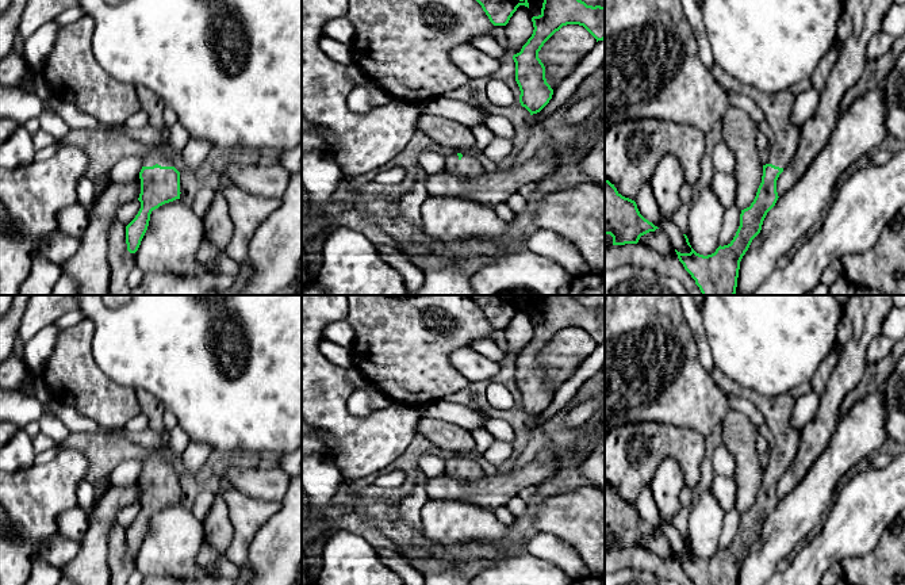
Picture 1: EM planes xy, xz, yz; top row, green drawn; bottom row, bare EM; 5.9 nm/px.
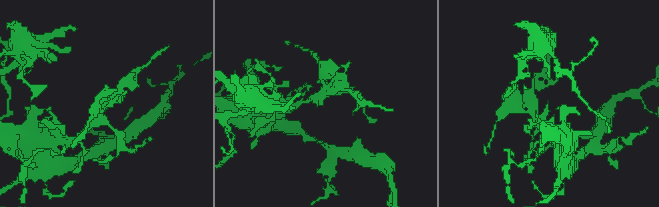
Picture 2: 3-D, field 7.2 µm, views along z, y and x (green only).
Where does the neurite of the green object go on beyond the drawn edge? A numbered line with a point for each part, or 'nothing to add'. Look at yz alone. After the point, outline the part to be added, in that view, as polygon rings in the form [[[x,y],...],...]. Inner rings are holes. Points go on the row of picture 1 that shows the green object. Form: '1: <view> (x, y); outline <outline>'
1: yz (777, 107); outline [[[716,64],[712,68],[712,74],[726,91],[751,98],[763,110],[775,135],[775,141],[770,145],[767,164],[785,169],[794,157],[801,134],[801,127],[790,119],[795,95],[790,89],[776,93],[760,92],[752,85],[740,83]]]

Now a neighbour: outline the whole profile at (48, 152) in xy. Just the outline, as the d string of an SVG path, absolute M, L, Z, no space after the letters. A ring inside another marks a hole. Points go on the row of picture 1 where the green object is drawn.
M54 142L41 150L37 150L35 152L35 156L34 156L34 160L38 161L38 162L42 162L42 161L46 161L49 160L50 157L53 157L55 154L55 152L58 150L61 142Z

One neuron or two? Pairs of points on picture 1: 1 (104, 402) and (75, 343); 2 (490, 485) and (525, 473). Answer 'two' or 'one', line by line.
1: one
2: one

